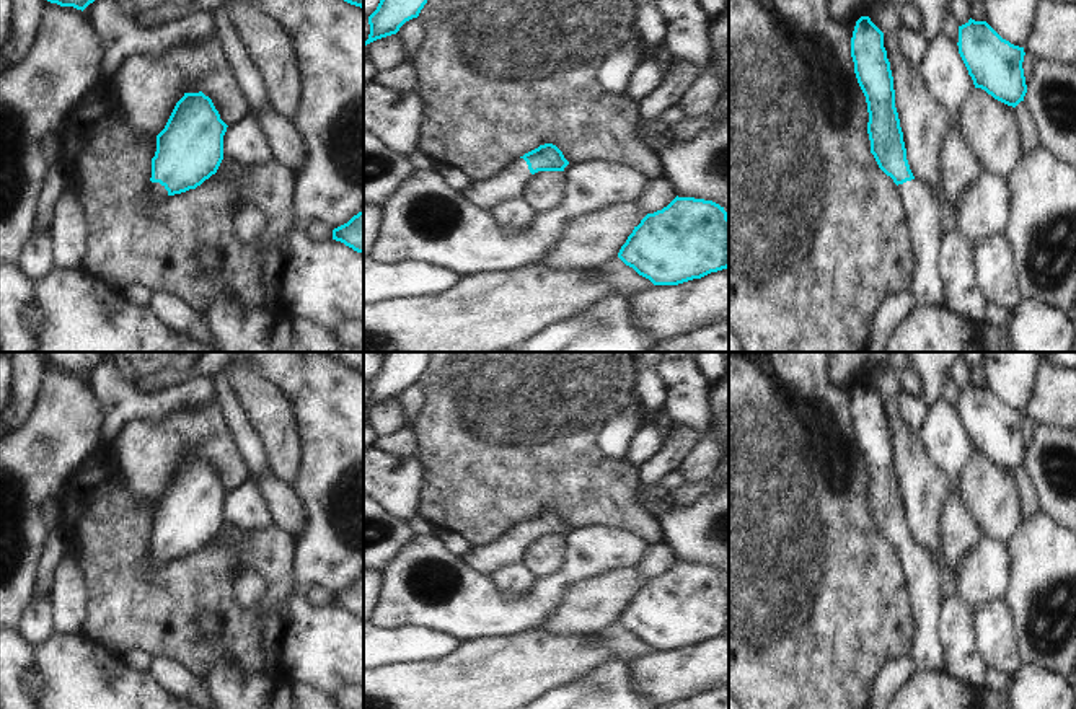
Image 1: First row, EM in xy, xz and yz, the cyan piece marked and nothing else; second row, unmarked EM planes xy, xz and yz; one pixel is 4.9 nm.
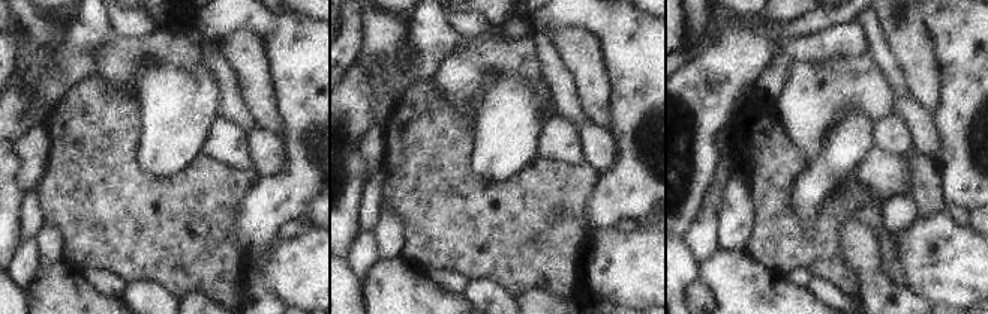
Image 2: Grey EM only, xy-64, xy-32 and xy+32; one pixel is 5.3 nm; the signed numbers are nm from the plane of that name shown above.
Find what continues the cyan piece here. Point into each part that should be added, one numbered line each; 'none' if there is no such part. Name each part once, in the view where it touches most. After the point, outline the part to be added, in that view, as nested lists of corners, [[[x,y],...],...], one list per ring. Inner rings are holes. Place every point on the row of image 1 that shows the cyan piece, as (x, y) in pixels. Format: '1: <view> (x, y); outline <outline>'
1: xy (155, 193); outline [[[150,181],[148,187],[147,187],[147,197],[148,197],[150,202],[157,204],[160,200],[168,199],[168,191],[160,183]]]

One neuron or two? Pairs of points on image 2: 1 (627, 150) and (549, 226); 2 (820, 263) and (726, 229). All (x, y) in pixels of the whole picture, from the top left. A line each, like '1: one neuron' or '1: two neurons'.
1: two neurons
2: two neurons

